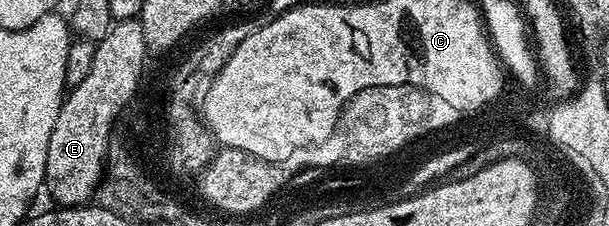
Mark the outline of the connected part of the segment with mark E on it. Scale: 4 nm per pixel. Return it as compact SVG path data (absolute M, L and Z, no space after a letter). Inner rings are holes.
M138 18L112 22L105 38L95 43L93 69L89 69L81 85L72 87L66 92L61 109L57 113L57 121L53 125L53 133L49 137L49 149L45 157L45 188L59 207L84 206L90 200L87 198L90 195L92 198L98 192L108 164L110 135L114 121L123 107L136 98L139 82L143 79L143 62L147 58L149 58L147 42L143 37L143 26L139 24Z

